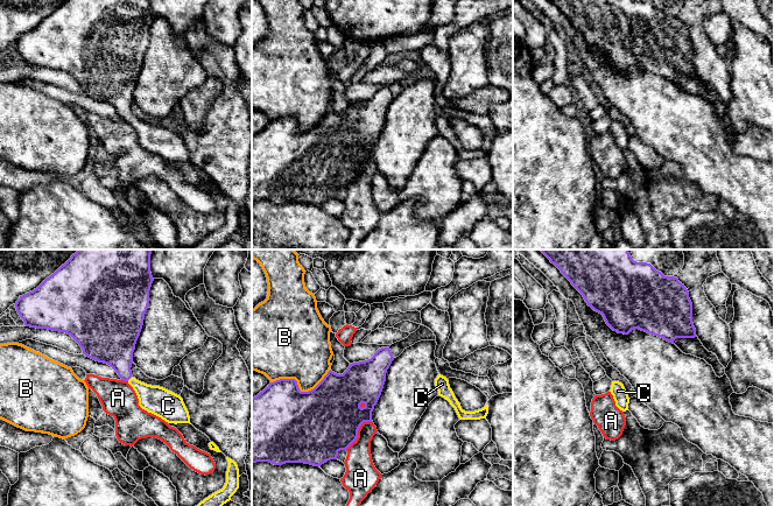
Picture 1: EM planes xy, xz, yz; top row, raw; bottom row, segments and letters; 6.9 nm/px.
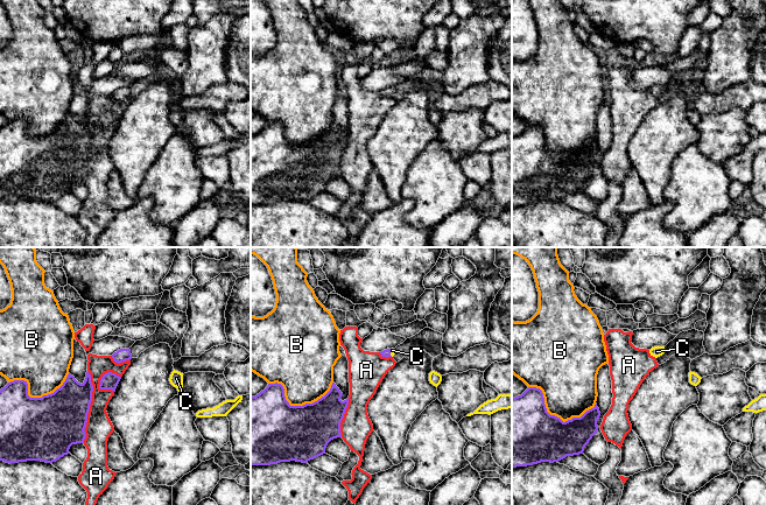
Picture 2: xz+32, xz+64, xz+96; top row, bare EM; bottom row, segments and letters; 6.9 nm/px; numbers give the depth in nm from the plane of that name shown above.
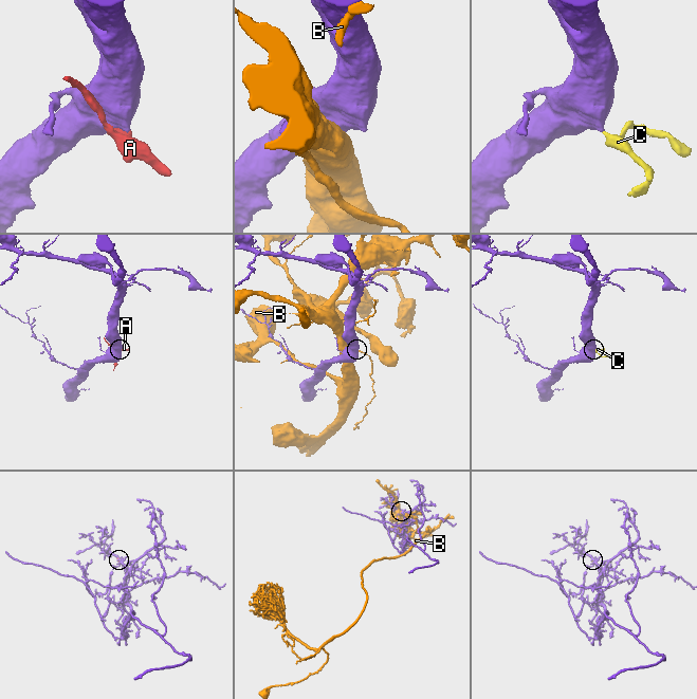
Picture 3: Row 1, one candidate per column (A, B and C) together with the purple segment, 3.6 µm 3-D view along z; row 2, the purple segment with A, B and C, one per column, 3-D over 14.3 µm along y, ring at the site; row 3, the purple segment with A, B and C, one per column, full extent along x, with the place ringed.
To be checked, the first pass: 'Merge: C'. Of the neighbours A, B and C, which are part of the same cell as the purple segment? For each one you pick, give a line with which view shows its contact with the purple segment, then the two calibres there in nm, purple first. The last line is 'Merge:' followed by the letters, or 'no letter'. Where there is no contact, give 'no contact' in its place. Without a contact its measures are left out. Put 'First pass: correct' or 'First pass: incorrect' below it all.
C: meets purple in xy; 280 nm thick on the purple side, 190 nm on the other
Merge: C
First pass: correct

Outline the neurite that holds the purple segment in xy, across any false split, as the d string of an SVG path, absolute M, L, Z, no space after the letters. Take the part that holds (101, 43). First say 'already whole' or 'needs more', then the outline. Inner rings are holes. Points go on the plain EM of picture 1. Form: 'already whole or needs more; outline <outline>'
needs more; outline M66 0L36 28L20 35L15 47L26 65L65 71L79 83L86 96L110 104L133 126L142 148L168 162L190 162L180 134L132 114L133 91L148 48L153 20L150 0Z

